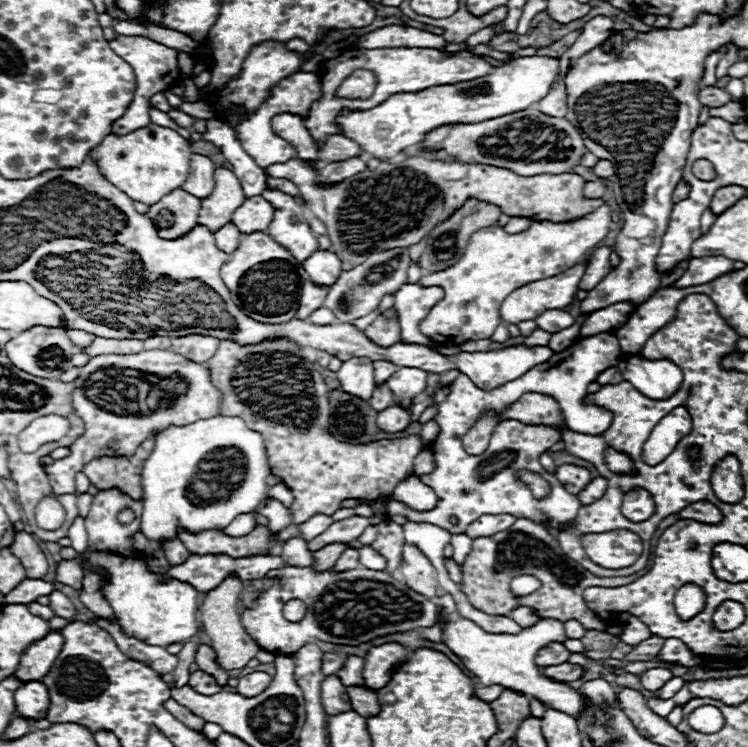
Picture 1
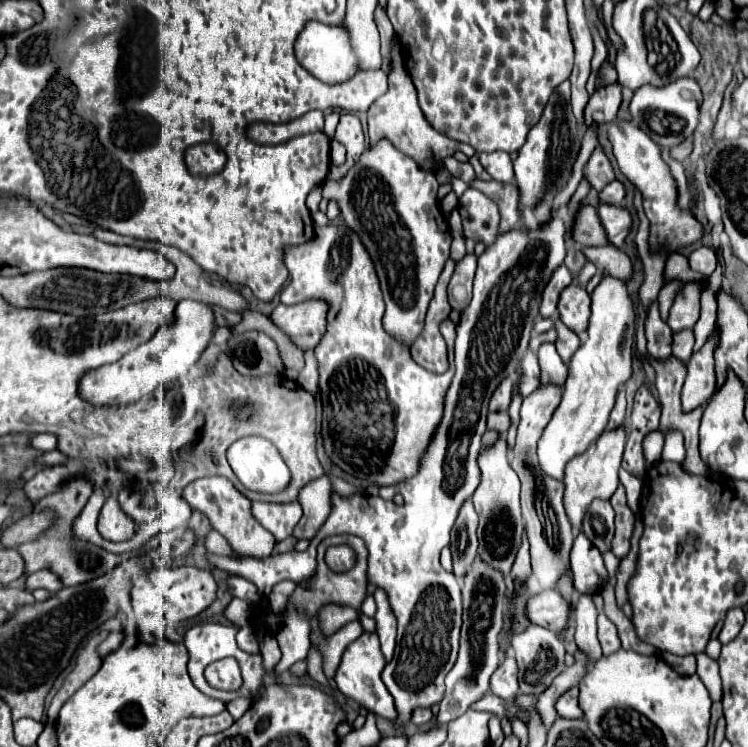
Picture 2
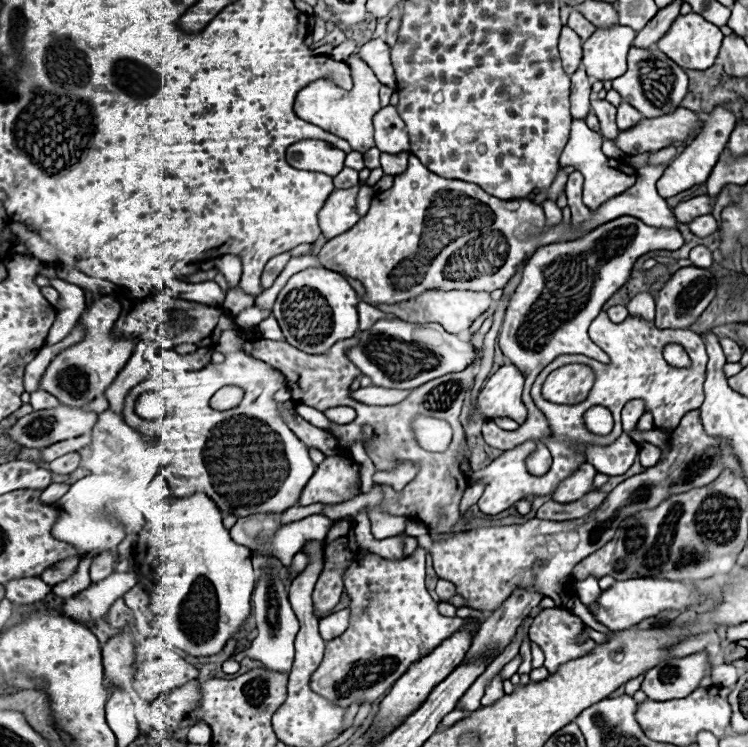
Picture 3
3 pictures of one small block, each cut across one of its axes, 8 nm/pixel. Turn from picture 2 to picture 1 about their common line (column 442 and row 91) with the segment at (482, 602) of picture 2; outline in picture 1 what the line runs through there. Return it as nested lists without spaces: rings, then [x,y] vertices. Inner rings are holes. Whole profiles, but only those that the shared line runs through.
[[[700,86],[698,90],[698,100],[702,106],[714,108],[714,106],[722,106],[726,102],[730,102],[730,94],[718,86]]]

